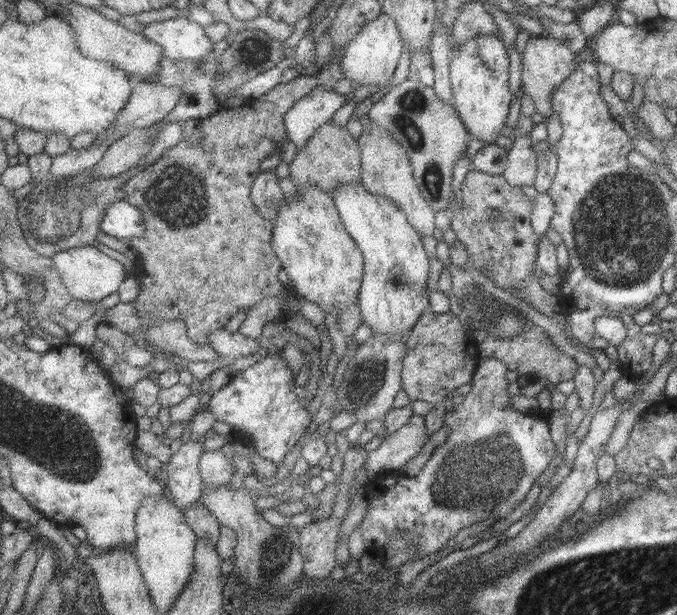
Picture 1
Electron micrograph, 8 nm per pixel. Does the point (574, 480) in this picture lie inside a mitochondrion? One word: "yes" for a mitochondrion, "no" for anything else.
no

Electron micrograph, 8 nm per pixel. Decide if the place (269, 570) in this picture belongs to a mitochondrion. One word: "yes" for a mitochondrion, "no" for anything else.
yes

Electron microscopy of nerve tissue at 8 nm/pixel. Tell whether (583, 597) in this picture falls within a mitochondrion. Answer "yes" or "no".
yes

